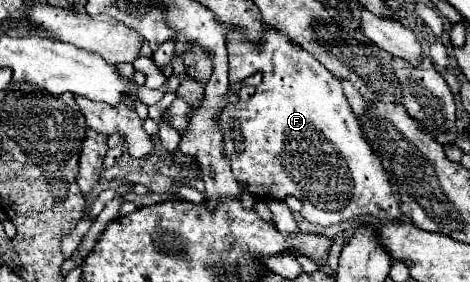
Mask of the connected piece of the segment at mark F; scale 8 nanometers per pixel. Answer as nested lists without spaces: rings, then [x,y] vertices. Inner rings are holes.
[[[233,27],[227,35],[227,53],[231,59],[229,85],[237,85],[255,73],[263,75],[263,83],[249,101],[227,105],[217,119],[223,131],[223,155],[231,161],[231,171],[243,191],[249,191],[257,201],[285,201],[287,195],[295,195],[305,203],[305,219],[323,227],[359,219],[361,215],[373,215],[379,219],[401,217],[401,207],[391,191],[387,173],[383,171],[377,155],[365,143],[359,121],[343,95],[341,83],[329,69],[275,27],[265,27],[263,39],[257,45],[243,35],[243,29]],[[231,119],[241,121],[241,135],[245,141],[243,153],[237,153],[229,139]]]

